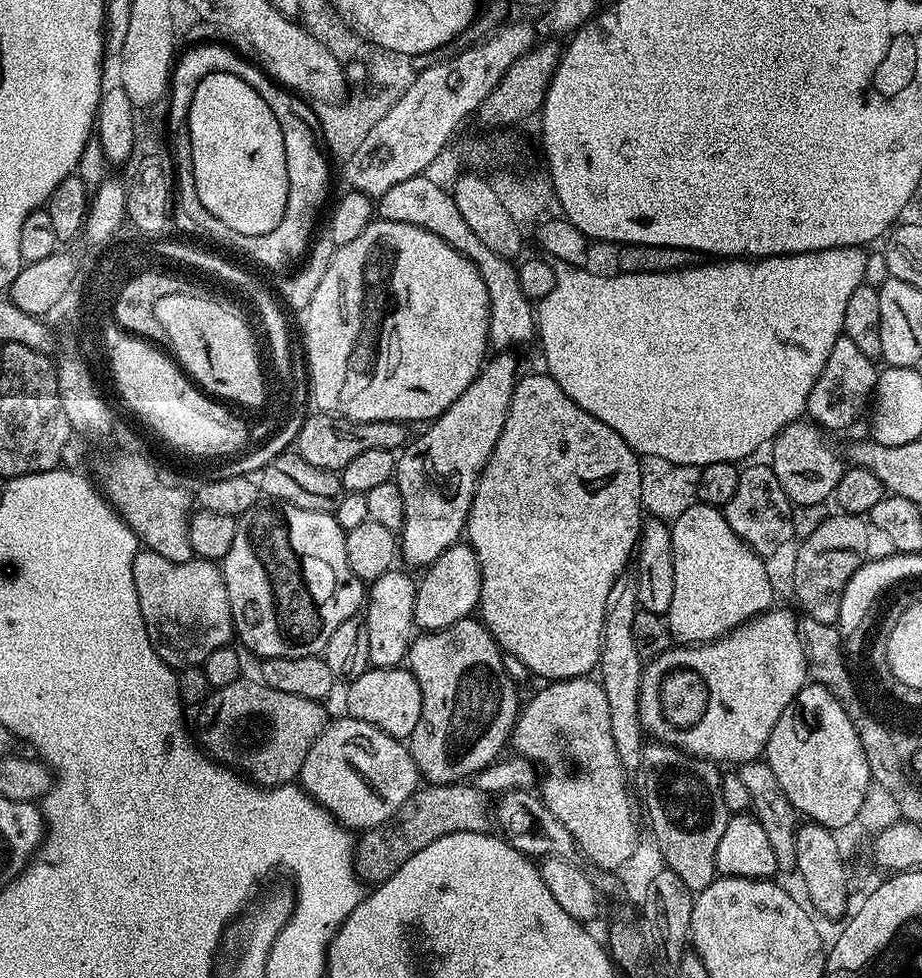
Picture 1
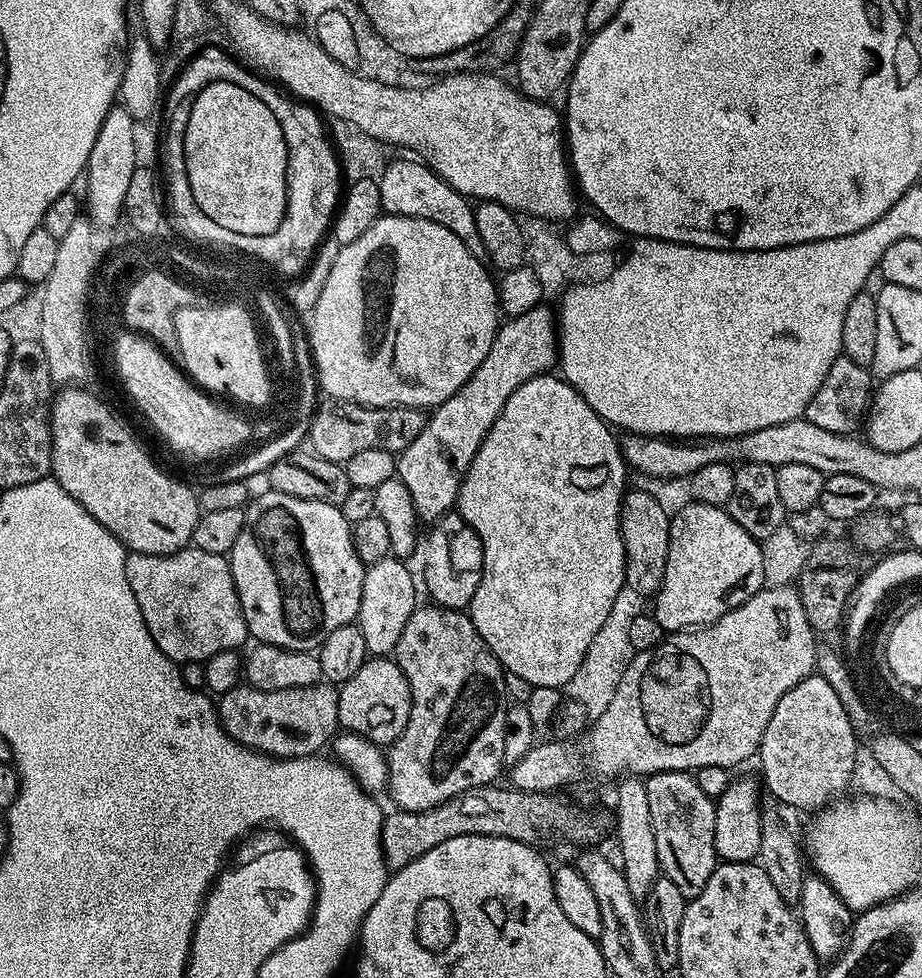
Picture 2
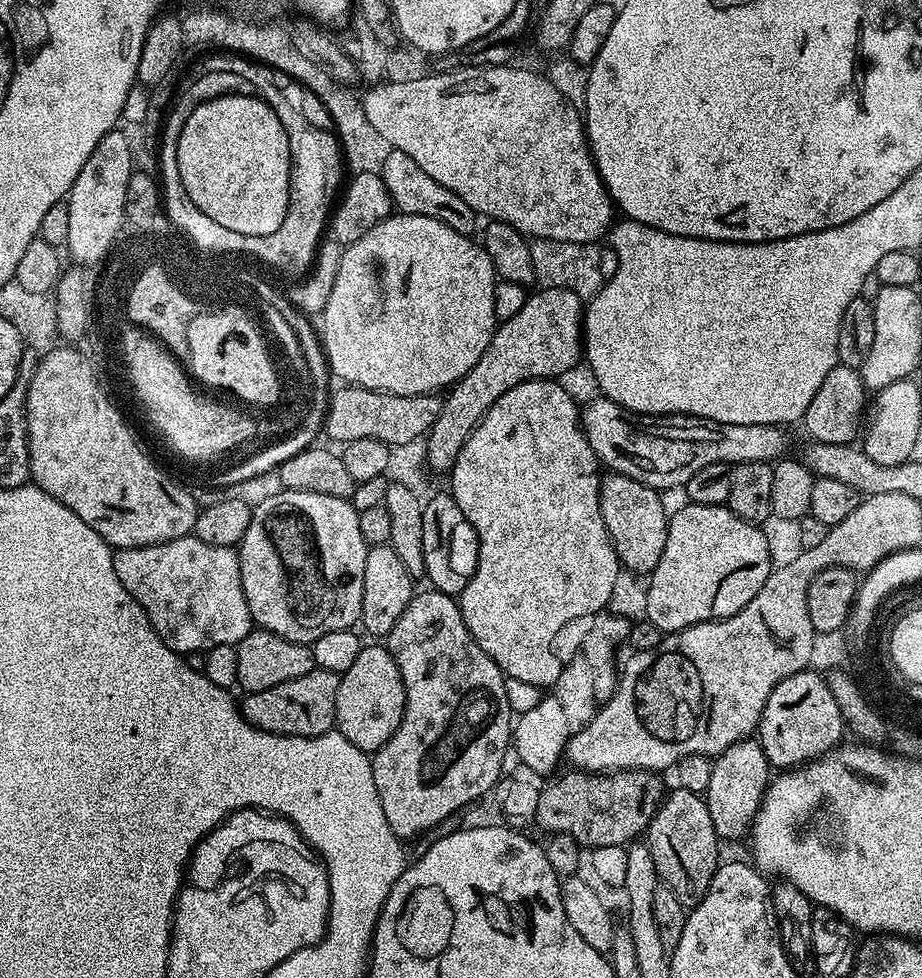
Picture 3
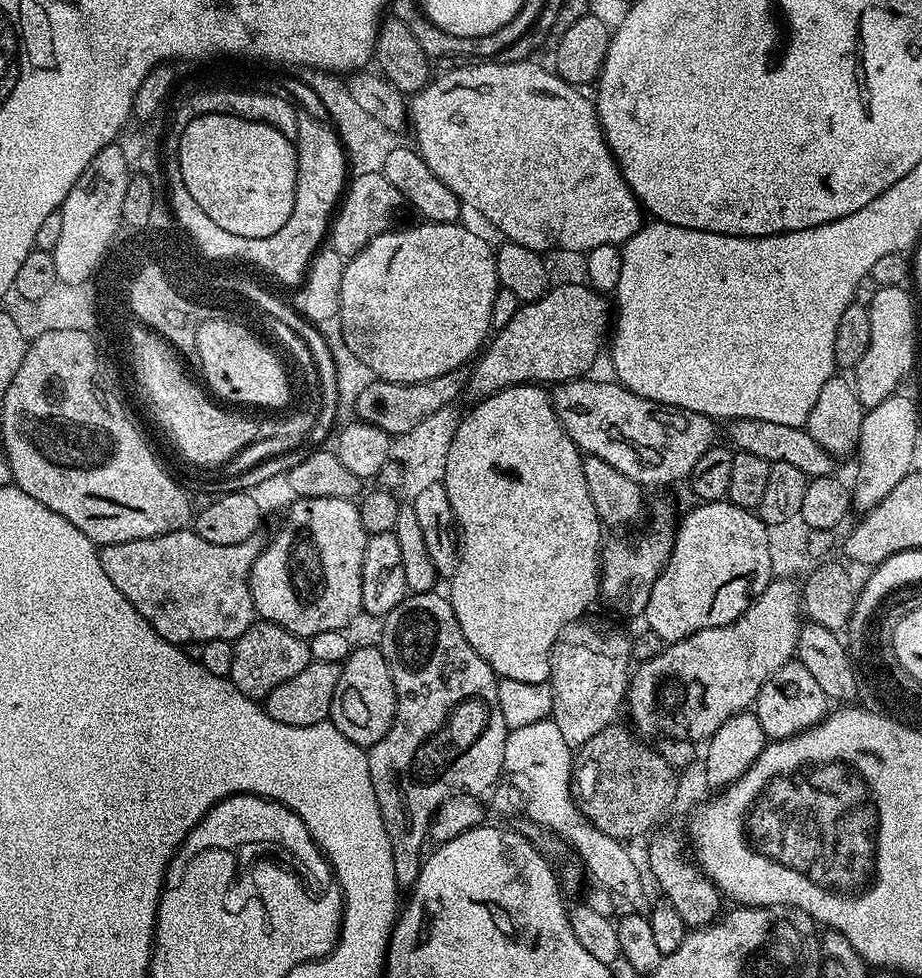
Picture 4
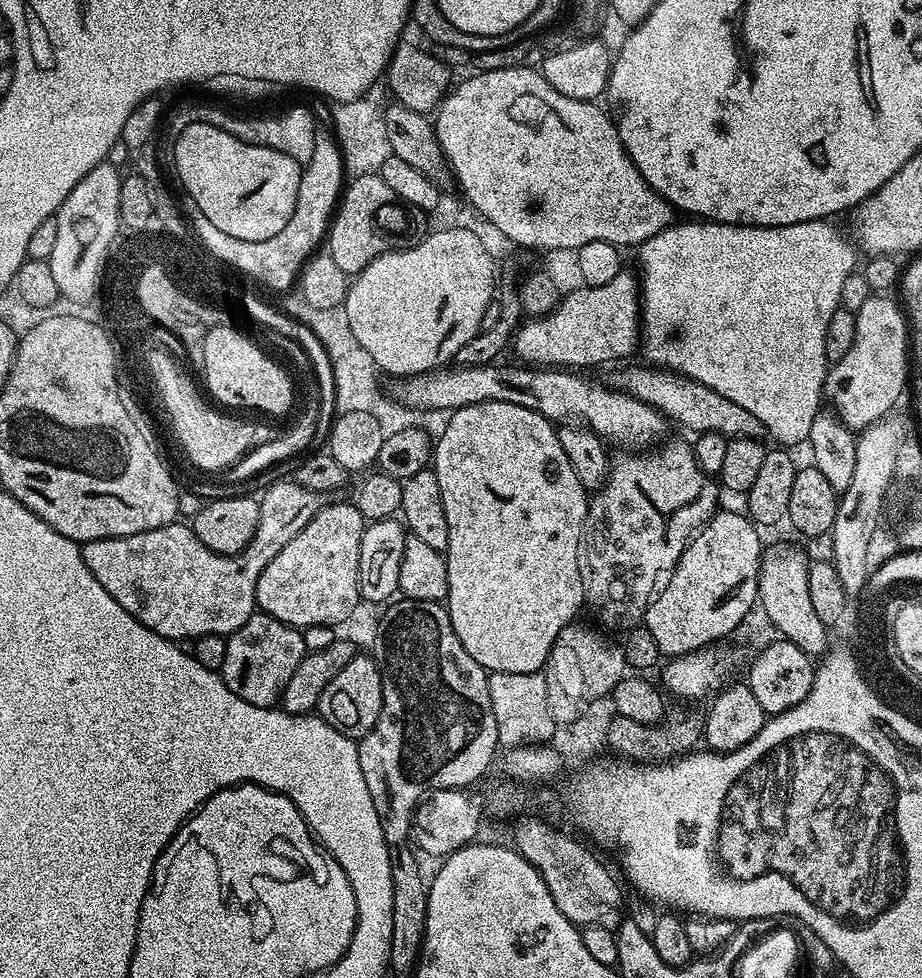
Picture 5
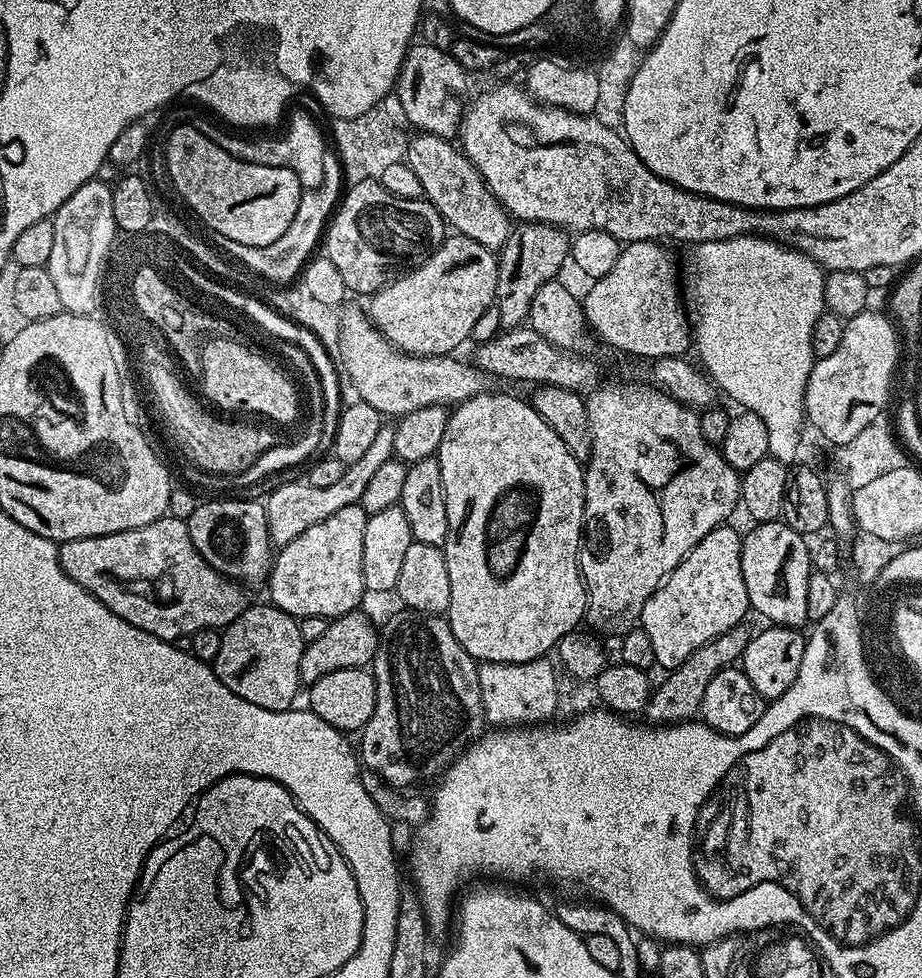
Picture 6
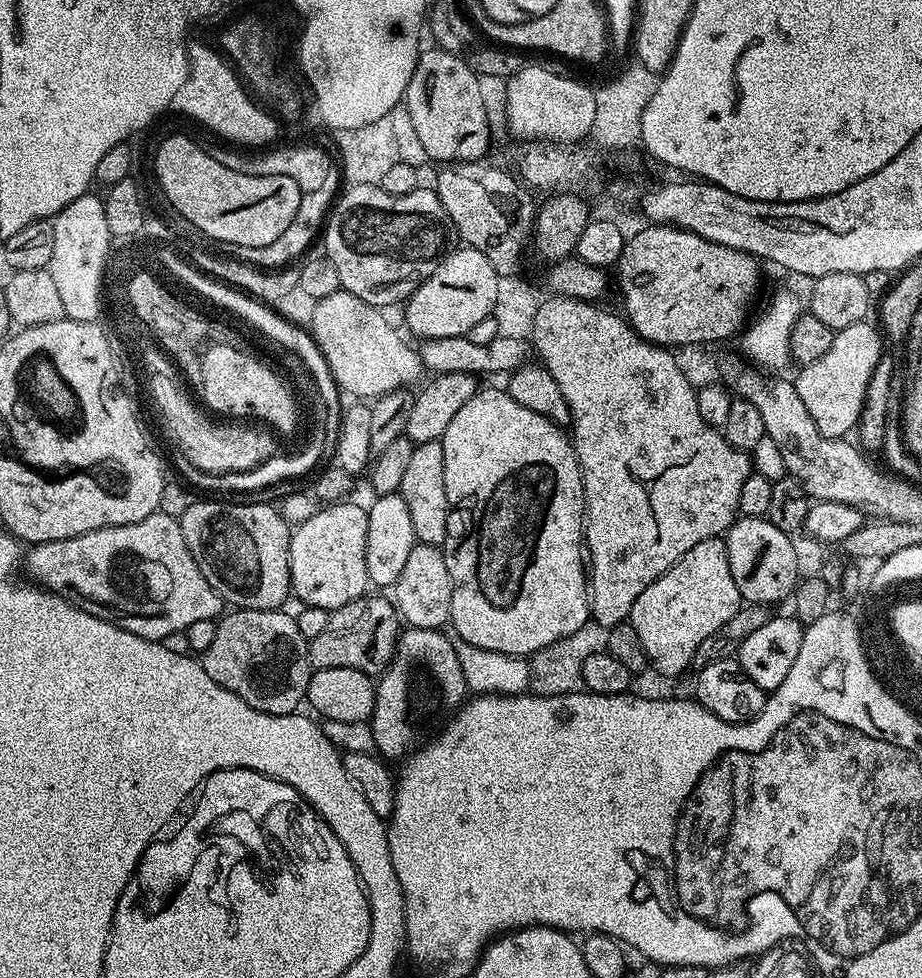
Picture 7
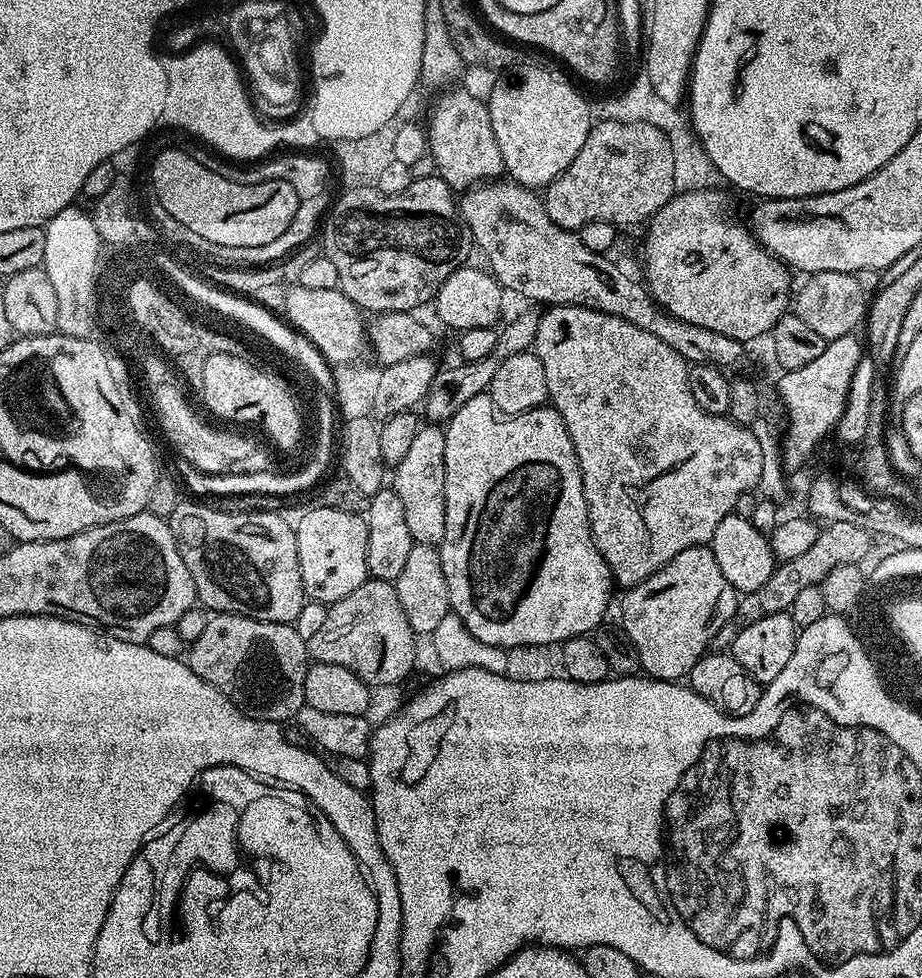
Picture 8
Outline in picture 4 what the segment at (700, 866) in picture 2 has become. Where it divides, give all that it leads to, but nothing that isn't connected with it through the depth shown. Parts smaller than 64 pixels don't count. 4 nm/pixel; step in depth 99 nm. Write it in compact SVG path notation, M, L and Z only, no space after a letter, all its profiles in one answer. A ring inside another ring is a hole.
M657 831L647 841L647 843L649 842L647 871L652 871L653 878L660 883L660 888L664 891L661 893L672 903L674 910L678 910L678 914L682 914L682 922L686 922L689 929L708 927L721 915L722 894L689 857L689 861L684 857L684 852L680 849L680 840L674 833L659 832Z

